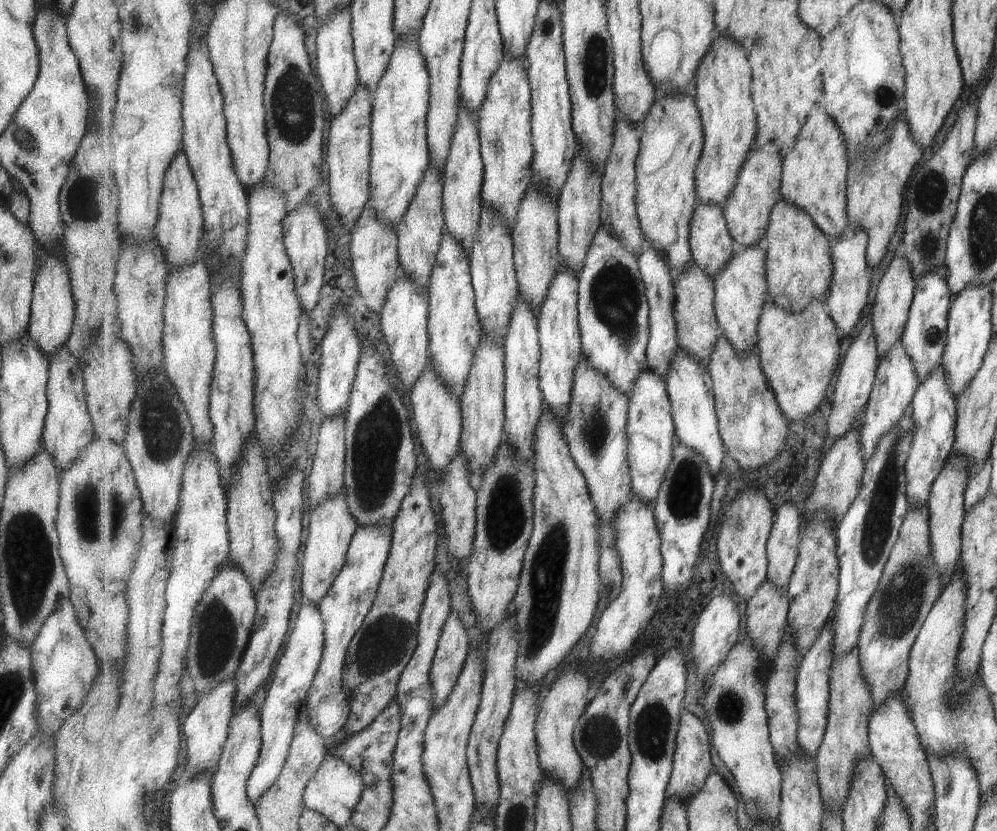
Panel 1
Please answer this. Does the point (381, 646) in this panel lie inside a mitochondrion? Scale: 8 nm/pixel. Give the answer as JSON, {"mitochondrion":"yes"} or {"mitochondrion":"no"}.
{"mitochondrion":"yes"}

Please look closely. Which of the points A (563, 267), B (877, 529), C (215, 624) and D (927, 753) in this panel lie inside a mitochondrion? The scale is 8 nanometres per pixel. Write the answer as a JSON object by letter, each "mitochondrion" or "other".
{"A":"other","B":"mitochondrion","C":"mitochondrion","D":"other"}

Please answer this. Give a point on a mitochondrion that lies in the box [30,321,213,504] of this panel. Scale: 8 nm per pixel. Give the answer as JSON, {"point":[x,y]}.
{"point":[160,422]}

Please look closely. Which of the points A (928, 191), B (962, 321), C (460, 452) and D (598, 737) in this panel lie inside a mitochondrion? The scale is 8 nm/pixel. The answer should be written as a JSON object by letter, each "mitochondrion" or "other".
{"A":"mitochondrion","B":"other","C":"other","D":"mitochondrion"}

